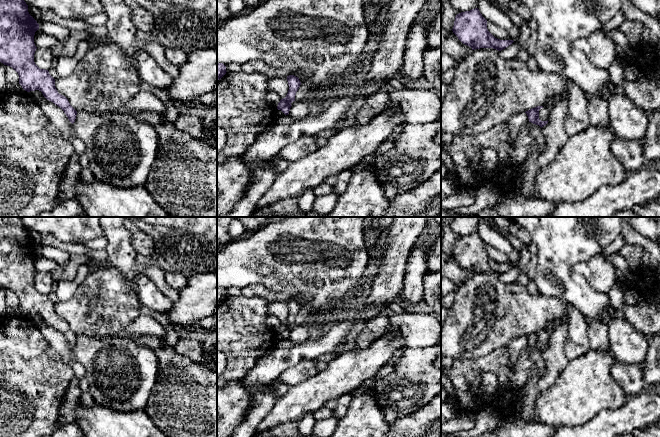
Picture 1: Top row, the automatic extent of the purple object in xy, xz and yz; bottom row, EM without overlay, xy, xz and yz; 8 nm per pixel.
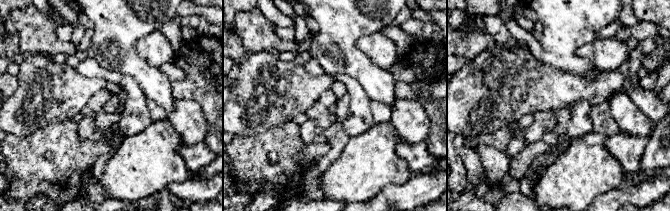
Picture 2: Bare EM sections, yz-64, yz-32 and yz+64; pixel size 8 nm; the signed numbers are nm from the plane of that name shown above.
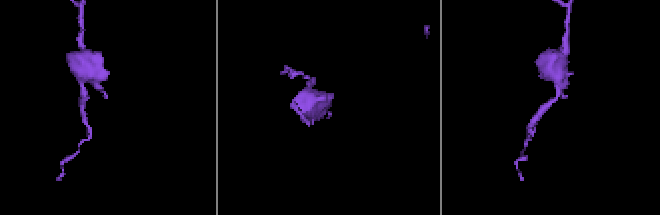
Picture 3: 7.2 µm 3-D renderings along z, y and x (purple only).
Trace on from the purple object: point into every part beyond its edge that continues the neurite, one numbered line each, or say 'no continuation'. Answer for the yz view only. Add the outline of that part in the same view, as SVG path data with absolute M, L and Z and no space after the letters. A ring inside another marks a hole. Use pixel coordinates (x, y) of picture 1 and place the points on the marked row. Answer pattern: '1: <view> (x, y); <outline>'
no continuation

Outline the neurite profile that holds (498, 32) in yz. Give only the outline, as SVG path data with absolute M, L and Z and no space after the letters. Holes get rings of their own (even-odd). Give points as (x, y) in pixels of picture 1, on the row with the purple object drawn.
M487 21L487 29L497 39L511 40L510 34L505 29L492 23L491 21Z

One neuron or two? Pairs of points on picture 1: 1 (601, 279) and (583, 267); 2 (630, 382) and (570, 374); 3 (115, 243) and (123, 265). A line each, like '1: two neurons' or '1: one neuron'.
1: one neuron
2: two neurons
3: one neuron

